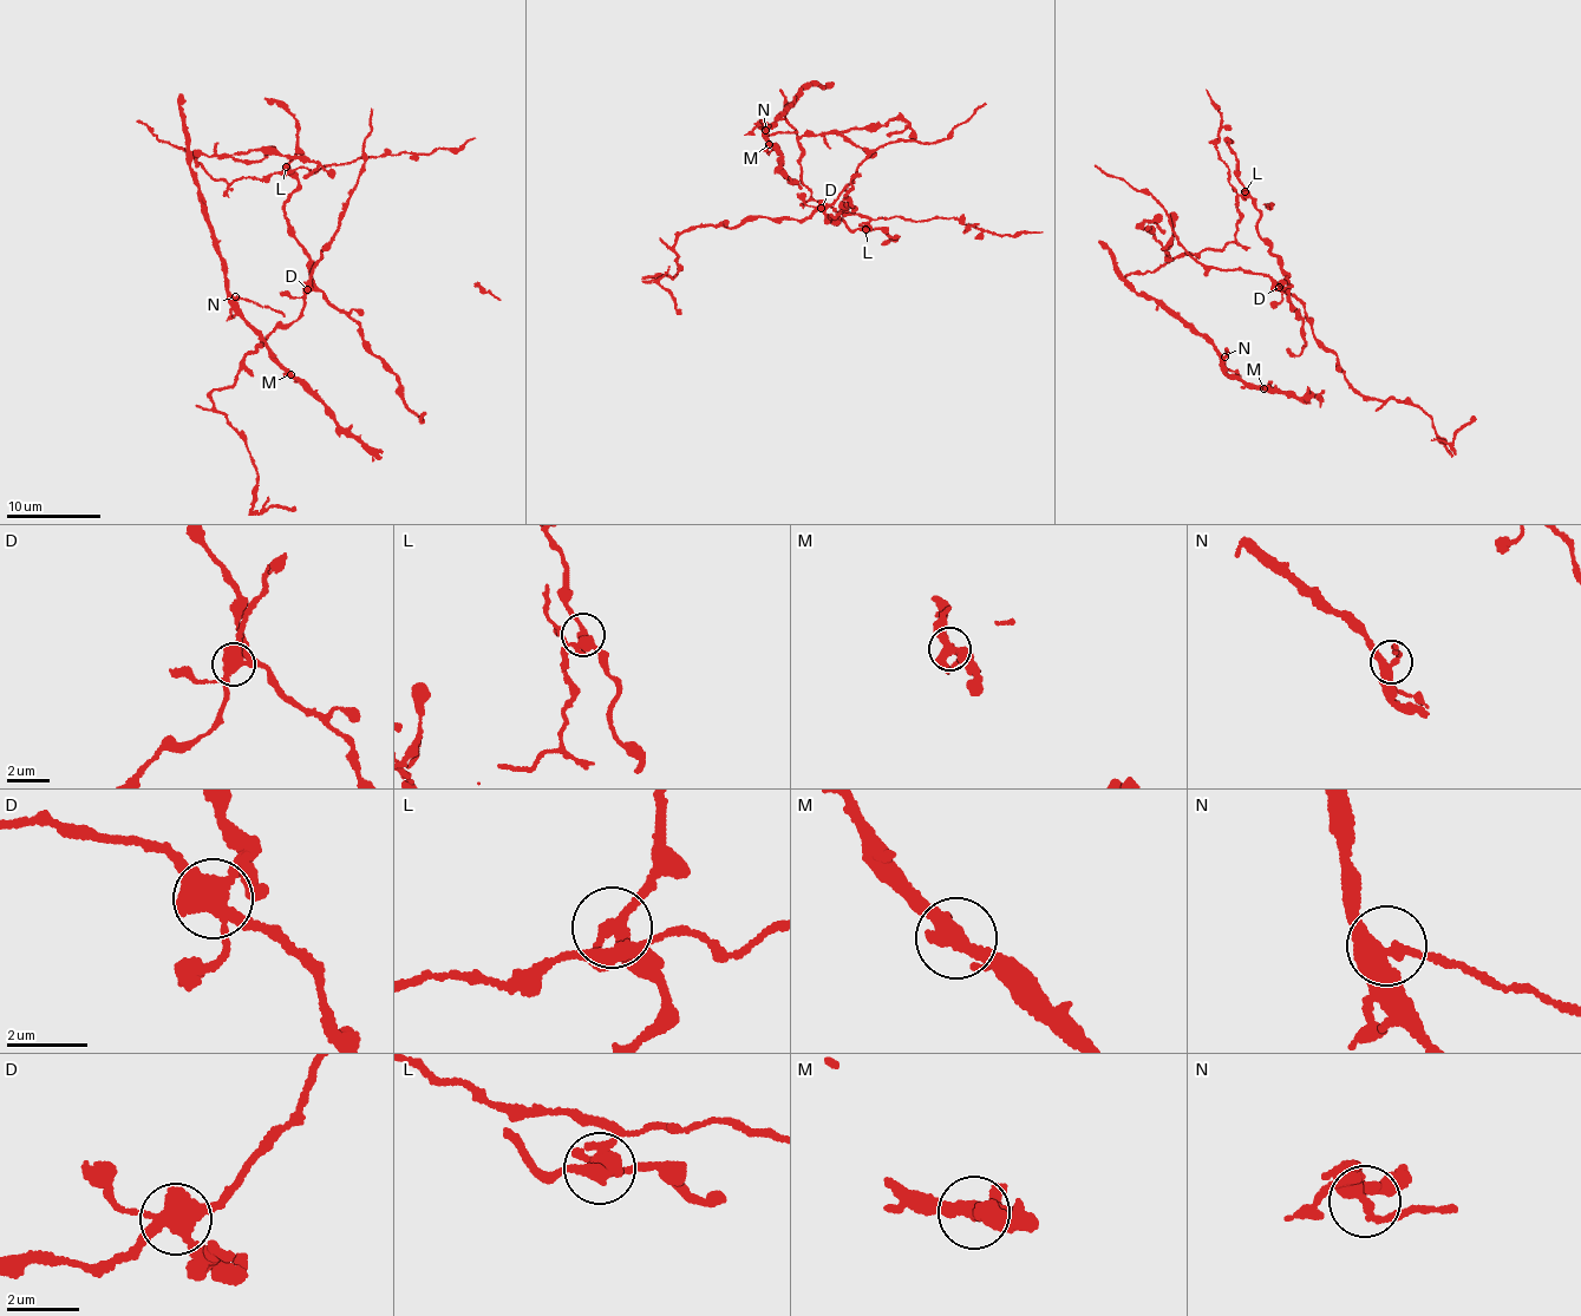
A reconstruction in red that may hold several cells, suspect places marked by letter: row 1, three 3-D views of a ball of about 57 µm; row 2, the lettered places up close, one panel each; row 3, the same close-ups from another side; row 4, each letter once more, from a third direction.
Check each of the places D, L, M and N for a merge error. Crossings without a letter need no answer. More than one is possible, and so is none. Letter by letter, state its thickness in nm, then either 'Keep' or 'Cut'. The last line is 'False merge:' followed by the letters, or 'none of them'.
D: Thickness 440 nm. Cut
L: Thickness 260 nm. Cut
M: Thickness 340 nm. Keep
N: Thickness 340 nm. Keep
False merge: D, L

